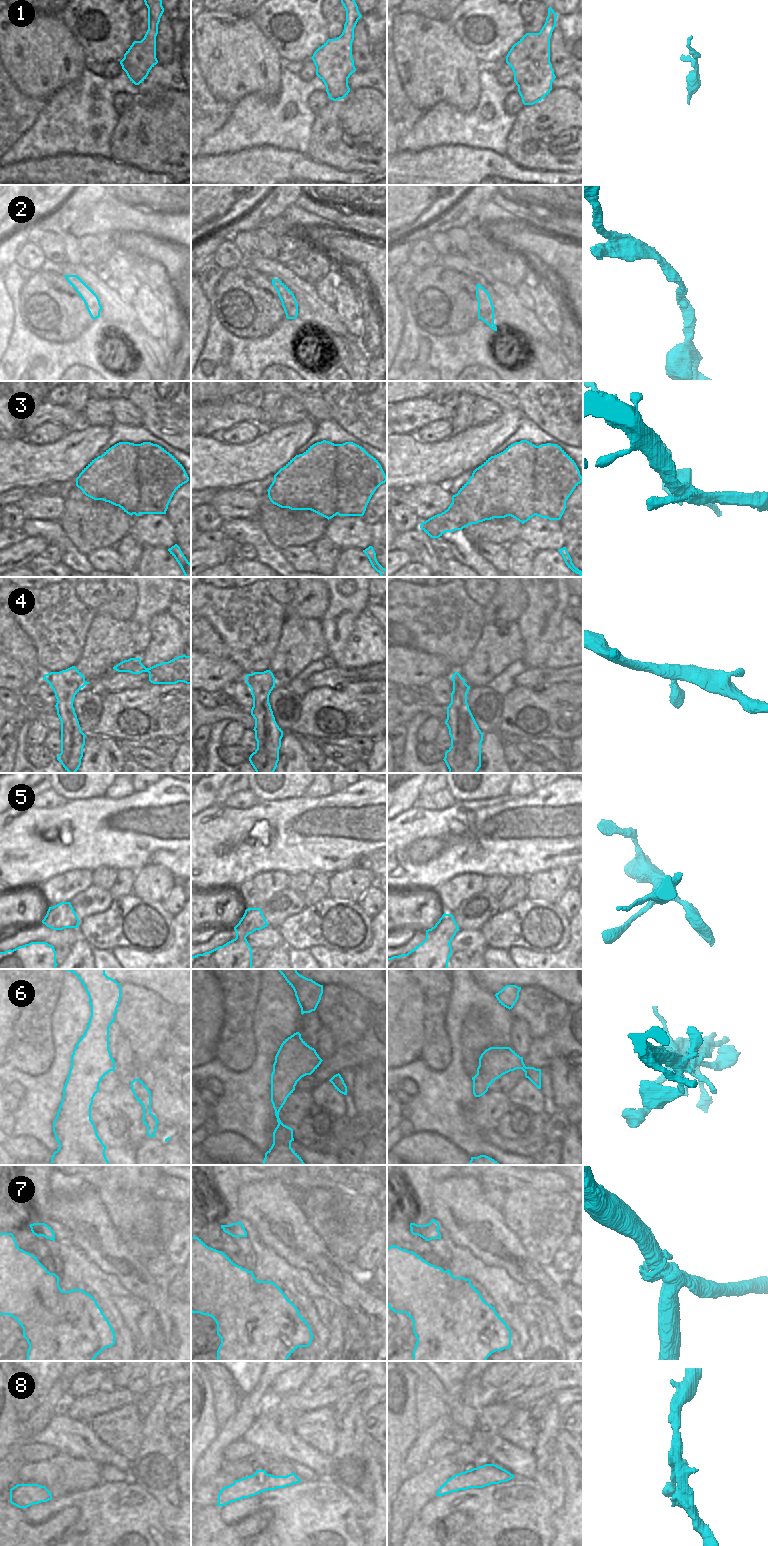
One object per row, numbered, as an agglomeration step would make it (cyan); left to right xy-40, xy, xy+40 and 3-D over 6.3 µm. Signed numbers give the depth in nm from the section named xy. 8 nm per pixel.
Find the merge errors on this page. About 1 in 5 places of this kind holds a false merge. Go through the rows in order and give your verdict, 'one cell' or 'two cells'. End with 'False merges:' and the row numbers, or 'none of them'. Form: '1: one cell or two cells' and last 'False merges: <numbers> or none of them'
1: one cell
2: one cell
3: two cells
4: one cell
5: one cell
6: two cells
7: one cell
8: one cell
False merges: 3, 6

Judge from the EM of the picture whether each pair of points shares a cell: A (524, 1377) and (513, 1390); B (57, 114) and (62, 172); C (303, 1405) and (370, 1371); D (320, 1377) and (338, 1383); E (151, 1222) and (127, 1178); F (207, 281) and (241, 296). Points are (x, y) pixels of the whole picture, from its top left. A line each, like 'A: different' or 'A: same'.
A: same
B: different
C: same
D: different
E: same
F: different

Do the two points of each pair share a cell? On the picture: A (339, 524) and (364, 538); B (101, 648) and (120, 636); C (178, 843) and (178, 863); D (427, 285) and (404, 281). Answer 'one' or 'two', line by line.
A: one
B: one
C: two
D: two

